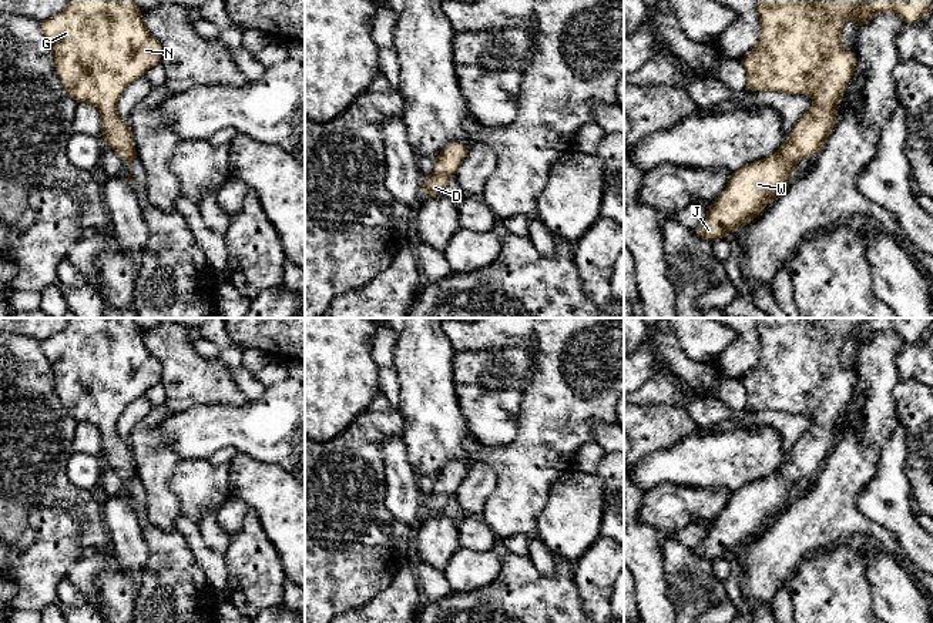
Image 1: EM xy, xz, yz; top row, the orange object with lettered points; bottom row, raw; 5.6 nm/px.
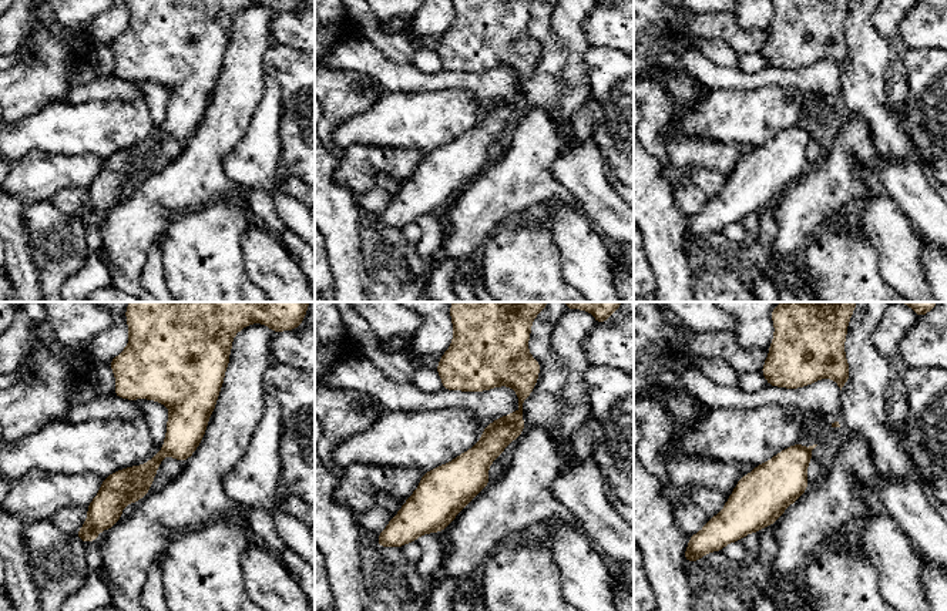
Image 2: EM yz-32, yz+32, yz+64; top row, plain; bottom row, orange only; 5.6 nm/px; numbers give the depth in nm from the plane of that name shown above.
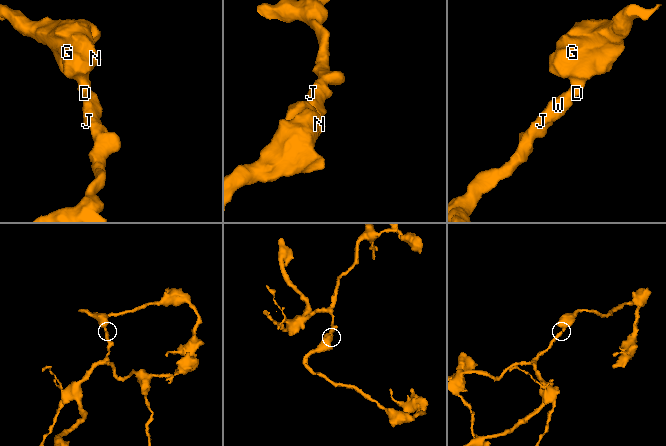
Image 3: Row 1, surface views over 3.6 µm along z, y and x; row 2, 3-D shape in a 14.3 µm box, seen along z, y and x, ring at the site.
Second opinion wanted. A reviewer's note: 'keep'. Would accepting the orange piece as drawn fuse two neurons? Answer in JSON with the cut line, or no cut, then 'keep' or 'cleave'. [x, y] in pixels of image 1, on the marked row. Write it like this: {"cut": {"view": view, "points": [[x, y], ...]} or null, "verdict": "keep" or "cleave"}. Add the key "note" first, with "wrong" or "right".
{"note": "right", "cut": null, "verdict": "keep"}

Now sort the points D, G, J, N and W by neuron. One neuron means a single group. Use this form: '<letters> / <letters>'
D G J N W

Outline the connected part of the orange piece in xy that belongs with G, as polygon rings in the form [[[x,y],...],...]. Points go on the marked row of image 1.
[[[68,0],[68,6],[40,21],[54,57],[56,73],[70,97],[90,103],[101,115],[101,138],[127,165],[138,160],[130,123],[117,114],[117,101],[128,84],[161,63],[161,43],[145,29],[142,10],[134,0]]]

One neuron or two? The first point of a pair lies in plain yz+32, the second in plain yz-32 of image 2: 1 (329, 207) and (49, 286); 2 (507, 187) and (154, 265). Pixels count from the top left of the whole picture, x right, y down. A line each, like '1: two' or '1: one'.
1: two
2: two

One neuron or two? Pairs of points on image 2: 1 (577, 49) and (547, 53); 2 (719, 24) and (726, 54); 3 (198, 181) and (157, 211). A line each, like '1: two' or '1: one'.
1: two
2: two
3: one

